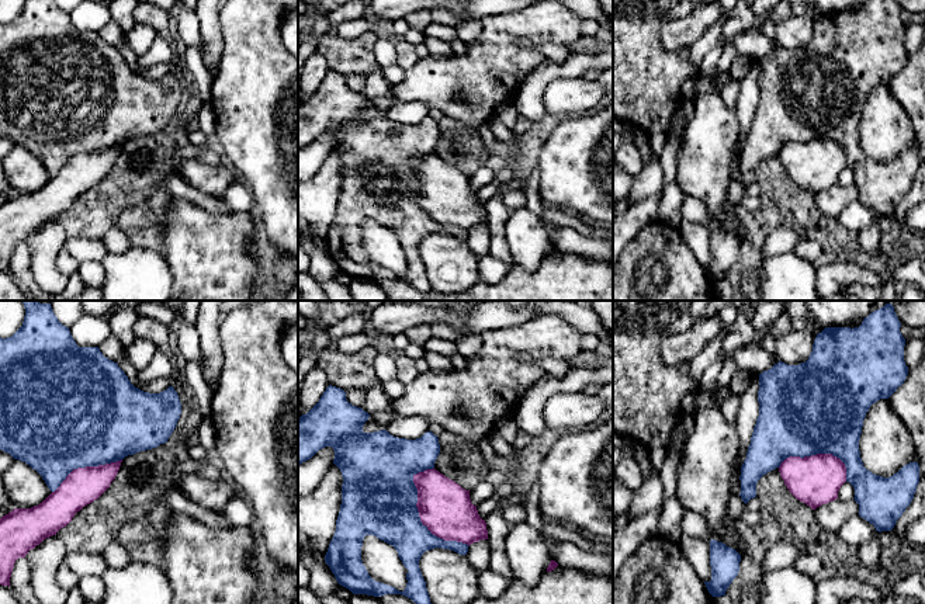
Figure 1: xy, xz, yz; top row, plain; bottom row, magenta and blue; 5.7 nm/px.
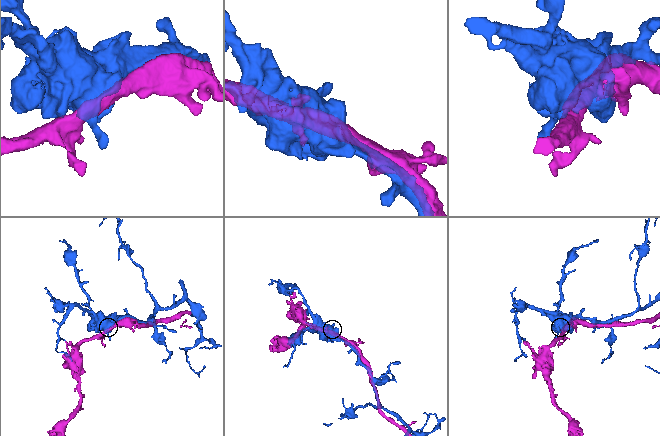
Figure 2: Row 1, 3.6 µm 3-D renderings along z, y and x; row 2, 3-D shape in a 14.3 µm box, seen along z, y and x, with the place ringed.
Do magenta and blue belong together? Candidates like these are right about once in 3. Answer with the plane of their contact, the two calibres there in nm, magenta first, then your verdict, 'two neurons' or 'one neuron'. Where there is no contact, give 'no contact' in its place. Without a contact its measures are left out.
xz | 300/400 nm | two neurons

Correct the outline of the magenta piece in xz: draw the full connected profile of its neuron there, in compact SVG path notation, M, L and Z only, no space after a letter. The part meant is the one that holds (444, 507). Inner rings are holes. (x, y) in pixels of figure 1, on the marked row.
M434 468L413 475L413 483L420 521L433 535L467 545L488 539L486 523L471 503L470 490Z

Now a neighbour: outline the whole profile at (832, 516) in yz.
M839 499L822 504L814 510L815 520L832 532L838 532L848 520L859 514L859 504L855 499L842 501Z

